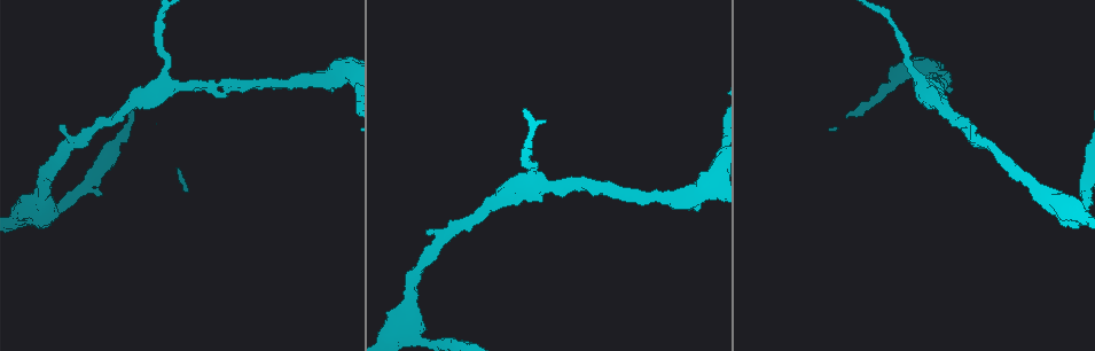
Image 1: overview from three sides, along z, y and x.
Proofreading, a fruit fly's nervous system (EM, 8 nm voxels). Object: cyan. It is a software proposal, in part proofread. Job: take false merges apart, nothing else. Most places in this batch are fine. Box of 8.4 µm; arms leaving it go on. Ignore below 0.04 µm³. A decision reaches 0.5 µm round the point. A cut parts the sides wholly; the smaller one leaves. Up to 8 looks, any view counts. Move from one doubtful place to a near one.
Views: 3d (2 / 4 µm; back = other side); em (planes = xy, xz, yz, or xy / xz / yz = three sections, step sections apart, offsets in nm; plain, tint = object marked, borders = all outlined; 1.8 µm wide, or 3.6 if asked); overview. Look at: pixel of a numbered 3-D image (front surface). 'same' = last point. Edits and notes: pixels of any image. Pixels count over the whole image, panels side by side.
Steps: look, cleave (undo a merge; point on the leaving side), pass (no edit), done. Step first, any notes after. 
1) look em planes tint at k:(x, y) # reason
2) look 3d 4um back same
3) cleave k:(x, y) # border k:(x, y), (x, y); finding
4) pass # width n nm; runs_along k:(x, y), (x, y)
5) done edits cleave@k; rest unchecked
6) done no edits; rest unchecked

look 3d 4um back at 1:(534, 185) # sudden change in width

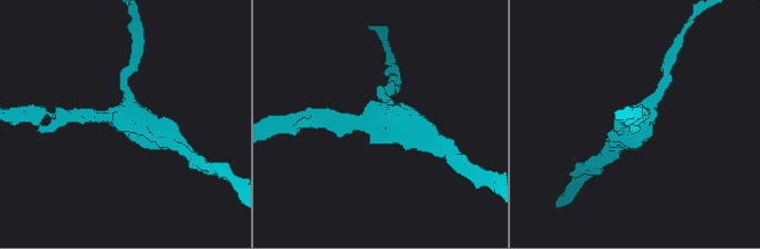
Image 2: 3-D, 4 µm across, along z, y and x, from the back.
look em planes tint at 2:(386, 119) # arms 3; arm_widths 170, 190, 300 nm; need the tissue

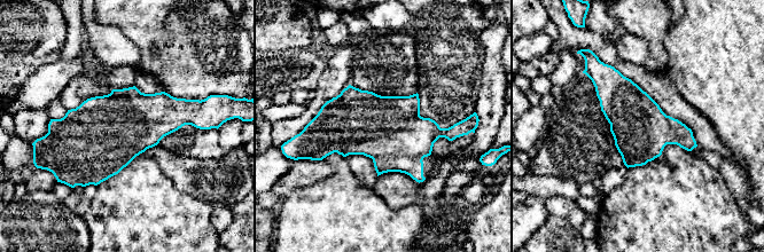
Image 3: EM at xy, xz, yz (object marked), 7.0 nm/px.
pass # all the same cell

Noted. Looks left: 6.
look em 3.6um xy step 8 plain at 1:(30, 211) # three-way junction

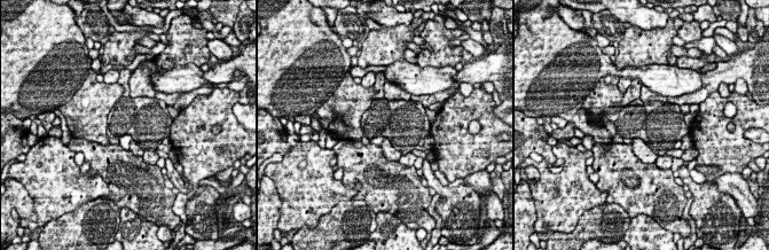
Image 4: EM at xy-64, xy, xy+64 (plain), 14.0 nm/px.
look em 3.6um xy step 8 tint same # where the object lies

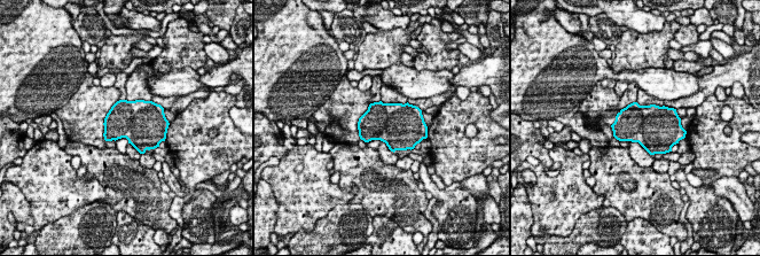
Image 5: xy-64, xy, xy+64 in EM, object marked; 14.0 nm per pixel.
pass # all the same cell

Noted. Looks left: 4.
look 3d 2um at 1:(683, 193) # sudden change in width

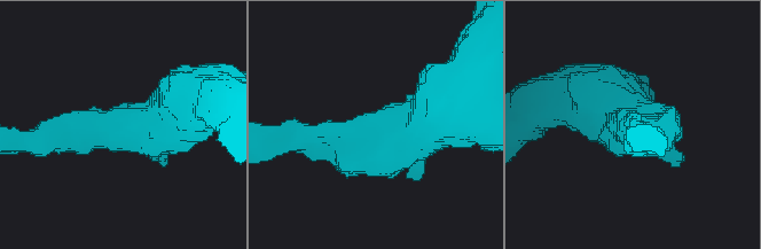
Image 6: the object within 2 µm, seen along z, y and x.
look em planes tint at 6:(119, 127) # arm_widths 200, 500 nm

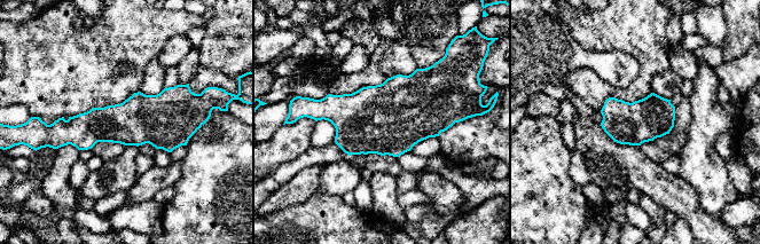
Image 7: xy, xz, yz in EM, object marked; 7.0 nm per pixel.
pass # all the same cell

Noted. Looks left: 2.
done no edits; rest unchecked

